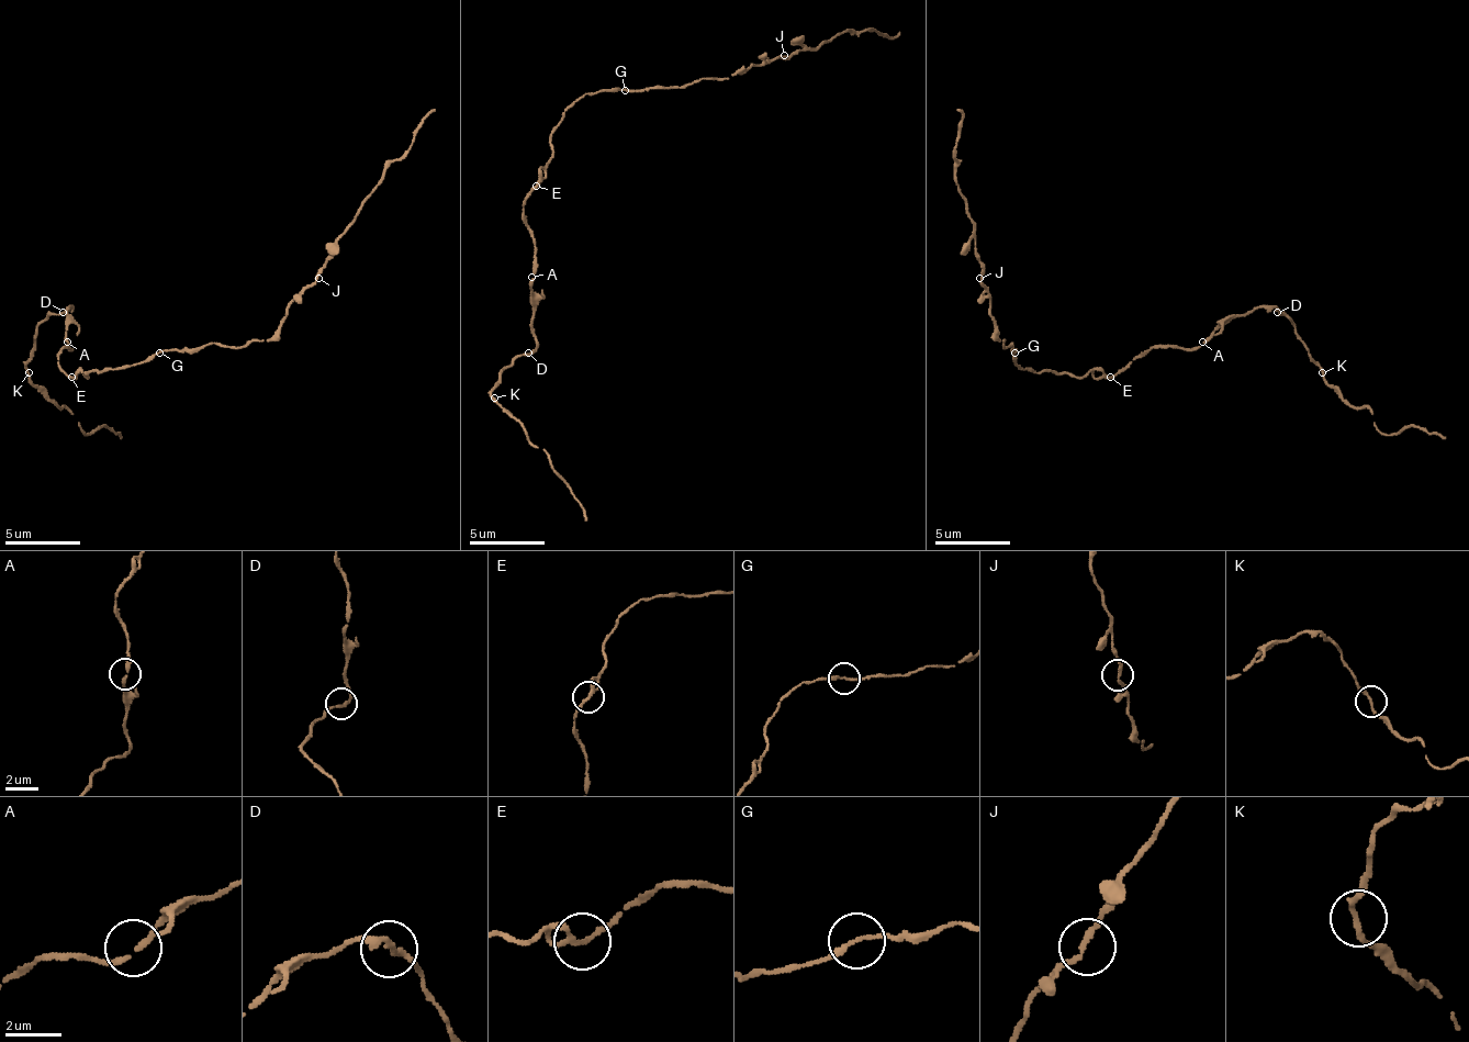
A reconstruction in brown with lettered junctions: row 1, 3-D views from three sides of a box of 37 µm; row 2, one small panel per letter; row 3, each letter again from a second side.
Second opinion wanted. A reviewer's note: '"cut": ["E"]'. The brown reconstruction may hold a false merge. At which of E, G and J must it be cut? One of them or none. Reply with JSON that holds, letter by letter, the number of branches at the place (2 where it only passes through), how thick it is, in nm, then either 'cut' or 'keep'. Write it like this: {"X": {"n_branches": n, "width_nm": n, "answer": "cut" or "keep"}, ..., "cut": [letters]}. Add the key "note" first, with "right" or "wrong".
{"note": "wrong", "E": {"n_branches": 2, "width_nm": 170, "answer": "keep"}, "G": {"n_branches": 2, "width_nm": 170, "answer": "keep"}, "J": {"n_branches": 2, "width_nm": 180, "answer": "keep"}, "cut": []}

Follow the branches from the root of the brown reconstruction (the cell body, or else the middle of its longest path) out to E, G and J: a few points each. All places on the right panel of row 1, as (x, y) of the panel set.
E: (1071, 376), (1092, 376), (1097, 380), (1111, 376)
G: (1071, 376), (1066, 372), (1029, 372), (1018, 365), (1013, 354)
J: (1071, 376), (1029, 372), (1018, 365), (1013, 342), (1002, 346), (998, 338), (991, 297), (979, 278)

